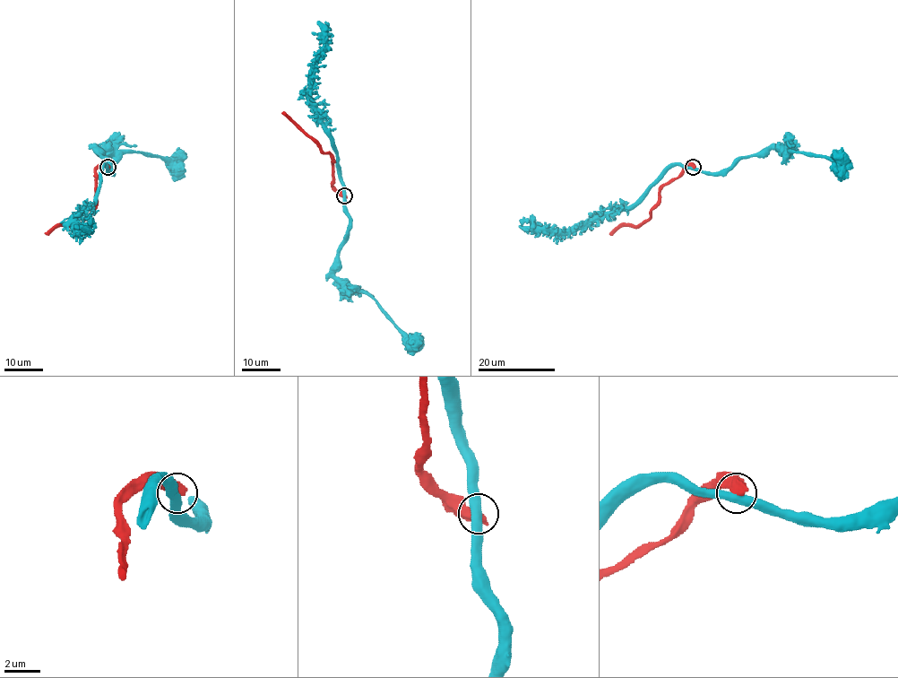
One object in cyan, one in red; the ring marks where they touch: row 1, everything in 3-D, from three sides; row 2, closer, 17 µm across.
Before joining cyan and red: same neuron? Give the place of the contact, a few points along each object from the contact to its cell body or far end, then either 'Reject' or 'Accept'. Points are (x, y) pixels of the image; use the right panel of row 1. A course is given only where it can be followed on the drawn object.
Place: (693, 167). Course of cyan: (693, 167), (711, 173), (722, 171), (742, 158), (764, 155), (776, 148), (824, 155), (848, 178). Course of red: (693, 167), (687, 166), (660, 189), (660, 202), (651, 215), (640, 225), (619, 226), (610, 233). Reject

